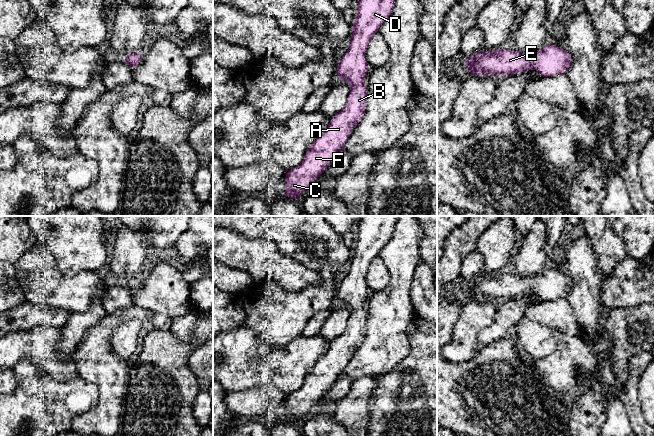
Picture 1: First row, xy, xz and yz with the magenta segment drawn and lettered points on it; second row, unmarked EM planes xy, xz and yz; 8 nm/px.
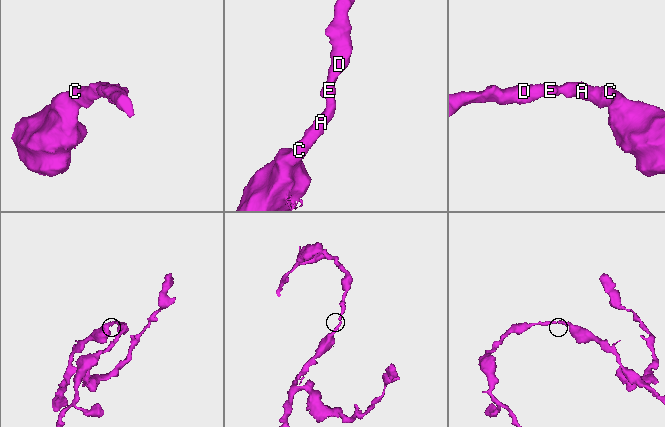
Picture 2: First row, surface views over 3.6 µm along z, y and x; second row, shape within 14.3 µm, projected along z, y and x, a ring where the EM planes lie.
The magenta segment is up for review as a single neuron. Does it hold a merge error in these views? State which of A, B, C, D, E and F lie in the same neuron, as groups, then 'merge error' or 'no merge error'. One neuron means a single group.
A B C D E F | no merge error

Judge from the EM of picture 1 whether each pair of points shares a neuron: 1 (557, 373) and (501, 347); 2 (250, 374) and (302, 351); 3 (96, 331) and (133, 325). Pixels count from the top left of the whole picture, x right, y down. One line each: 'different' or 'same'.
1: different
2: same
3: different

